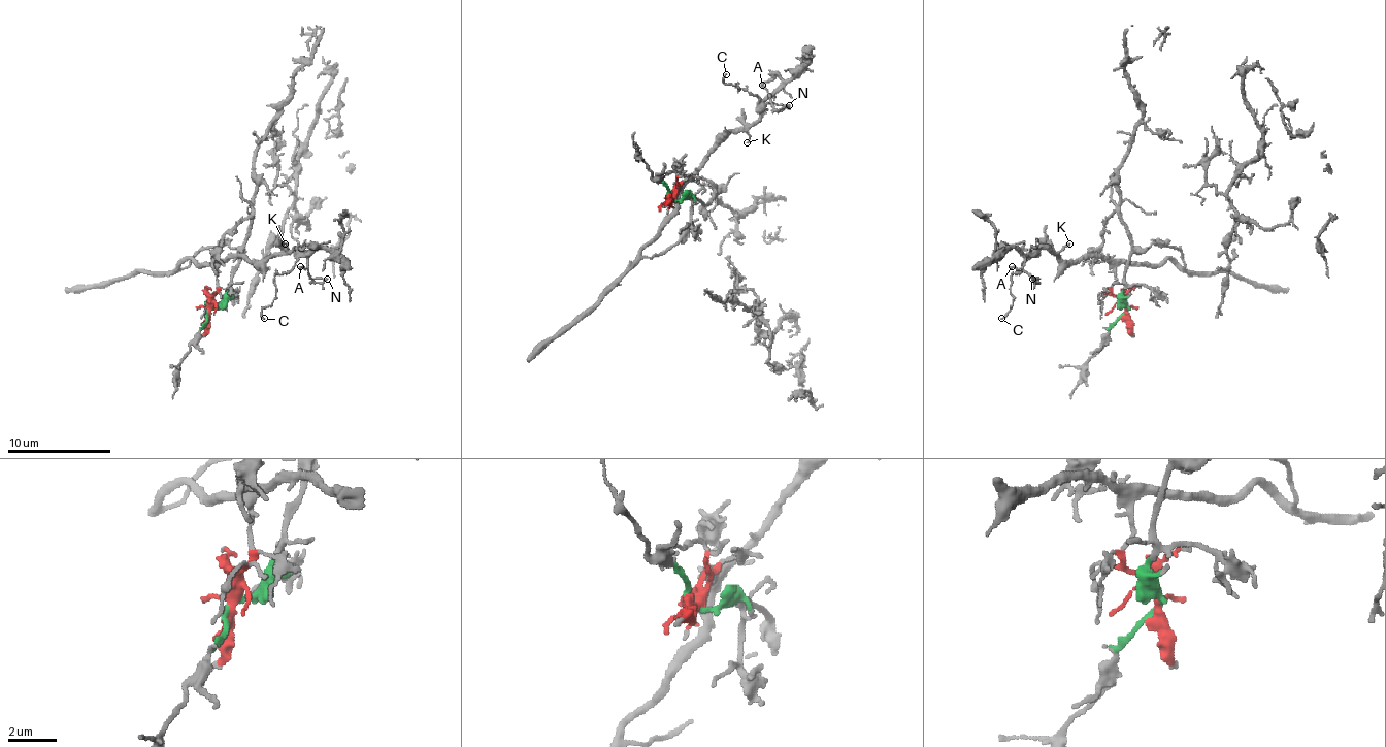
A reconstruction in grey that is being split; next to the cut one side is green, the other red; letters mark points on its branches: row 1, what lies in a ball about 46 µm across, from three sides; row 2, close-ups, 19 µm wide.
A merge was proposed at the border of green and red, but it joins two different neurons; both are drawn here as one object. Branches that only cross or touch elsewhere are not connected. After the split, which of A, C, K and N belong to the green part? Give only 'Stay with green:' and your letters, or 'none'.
Stay with green: none

